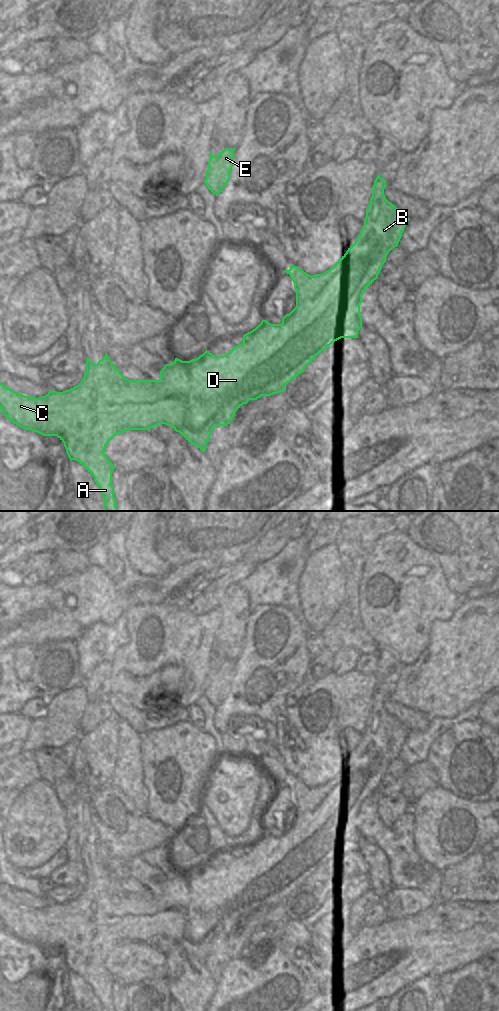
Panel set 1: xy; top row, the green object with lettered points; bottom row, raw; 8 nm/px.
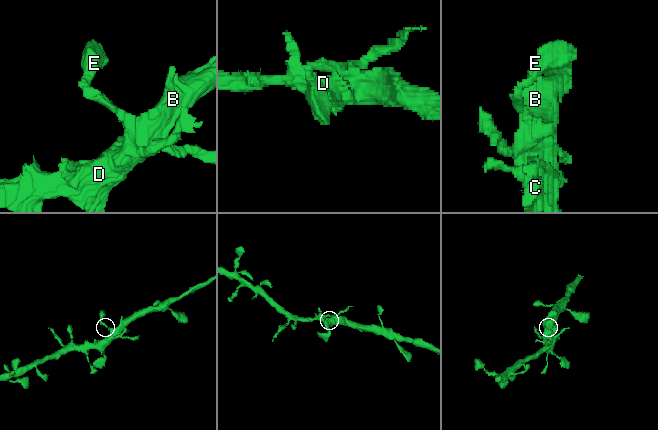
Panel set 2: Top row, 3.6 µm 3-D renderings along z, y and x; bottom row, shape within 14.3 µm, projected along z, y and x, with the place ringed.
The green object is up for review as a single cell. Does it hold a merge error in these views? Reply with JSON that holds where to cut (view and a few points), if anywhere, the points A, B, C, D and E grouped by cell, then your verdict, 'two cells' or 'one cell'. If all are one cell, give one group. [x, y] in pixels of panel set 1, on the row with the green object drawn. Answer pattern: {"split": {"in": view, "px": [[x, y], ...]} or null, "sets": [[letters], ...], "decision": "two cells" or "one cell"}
{"split": null, "sets": [["A", "B", "C", "D", "E"]], "decision": "one cell"}

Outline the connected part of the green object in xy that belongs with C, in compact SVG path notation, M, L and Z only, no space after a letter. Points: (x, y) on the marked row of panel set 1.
M378 176L374 181L372 187L372 197L370 203L366 209L366 217L364 219L364 225L360 231L360 235L356 241L348 248L346 253L326 272L323 274L315 274L313 276L307 274L297 266L290 265L289 270L285 270L290 275L294 289L296 291L296 307L282 318L281 324L271 324L266 320L262 320L261 323L252 331L243 335L242 344L234 346L227 354L223 356L215 356L209 351L205 351L196 359L190 361L182 361L178 358L170 363L166 364L160 371L159 380L129 380L125 378L118 368L112 363L108 355L98 361L97 364L93 364L89 358L86 358L86 371L82 381L75 387L65 390L63 392L57 392L50 390L45 396L35 398L33 396L25 396L19 394L0 382L0 409L4 416L16 424L17 426L25 429L37 432L43 436L57 436L63 443L66 449L66 453L70 460L79 462L93 477L94 481L98 485L102 497L104 499L104 511L118 511L116 507L116 499L114 497L114 487L112 485L112 471L116 468L112 462L108 459L104 453L106 445L117 435L129 430L150 430L151 428L165 424L171 426L176 432L179 432L188 442L197 446L203 452L206 451L206 445L210 439L210 435L215 426L227 426L232 421L236 411L243 405L247 404L249 400L257 400L261 396L271 396L279 392L284 392L286 385L296 378L299 374L304 372L304 369L326 348L332 343L341 338L358 338L358 331L362 327L362 317L360 315L360 305L362 303L362 295L364 291L378 278L378 275L382 269L382 265L386 262L388 253L395 247L402 237L402 233L410 220L407 218L394 204L389 202L385 195L384 189L386 187L386 181Z

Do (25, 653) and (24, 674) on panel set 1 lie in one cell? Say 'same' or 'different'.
same

